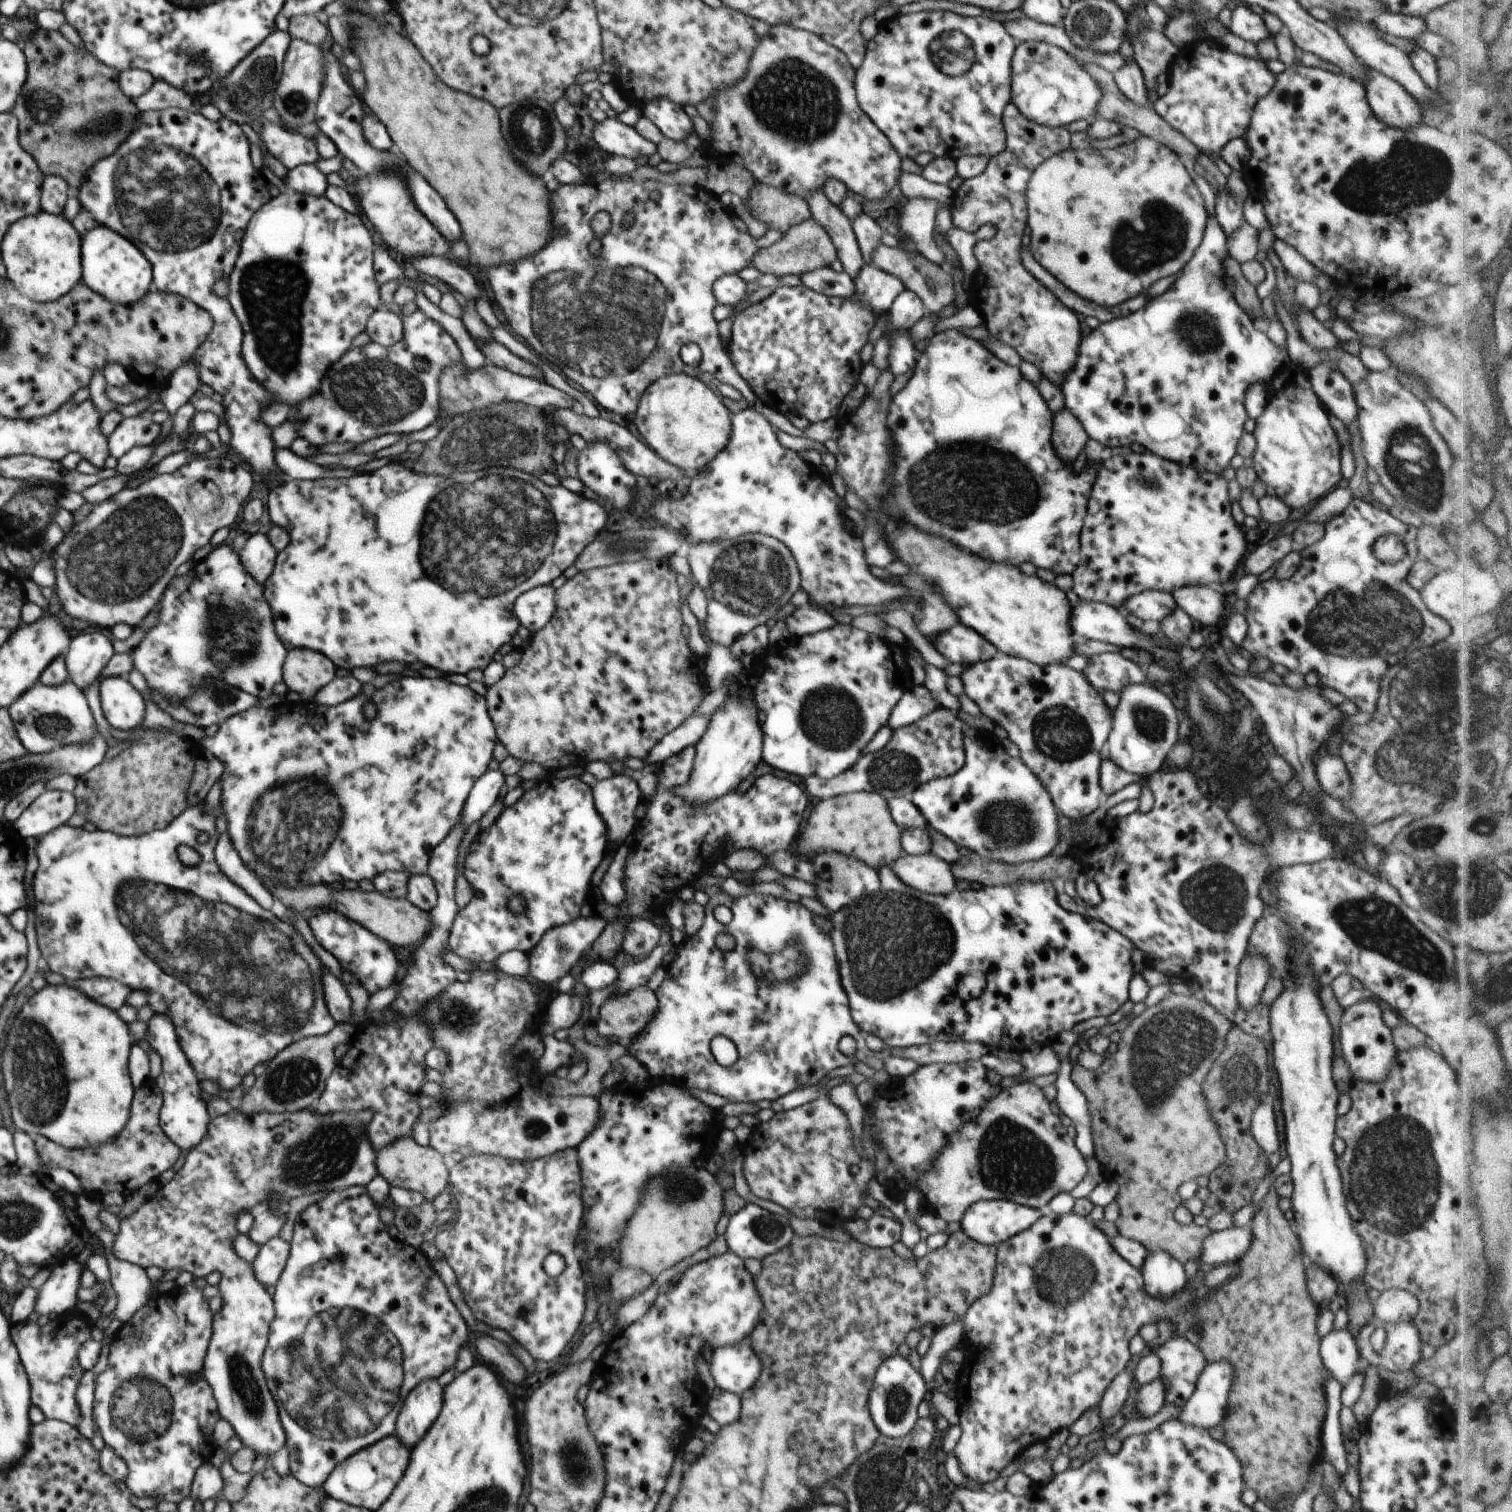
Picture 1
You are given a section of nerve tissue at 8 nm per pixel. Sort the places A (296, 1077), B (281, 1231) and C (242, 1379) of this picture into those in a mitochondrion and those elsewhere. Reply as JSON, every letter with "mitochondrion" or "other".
{"A":"mitochondrion","B":"other","C":"mitochondrion"}

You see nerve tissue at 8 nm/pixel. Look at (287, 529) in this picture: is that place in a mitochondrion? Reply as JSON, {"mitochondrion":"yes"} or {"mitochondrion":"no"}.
{"mitochondrion":"no"}

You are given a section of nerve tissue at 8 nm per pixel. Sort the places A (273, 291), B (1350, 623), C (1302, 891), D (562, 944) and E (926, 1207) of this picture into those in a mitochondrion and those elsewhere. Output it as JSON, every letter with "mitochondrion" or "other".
{"A":"mitochondrion","B":"mitochondrion","C":"other","D":"mitochondrion","E":"other"}

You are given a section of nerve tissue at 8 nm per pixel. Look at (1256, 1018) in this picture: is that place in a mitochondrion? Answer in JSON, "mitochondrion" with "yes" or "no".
{"mitochondrion":"no"}

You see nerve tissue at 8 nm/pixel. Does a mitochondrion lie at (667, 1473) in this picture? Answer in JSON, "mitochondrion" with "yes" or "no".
{"mitochondrion":"no"}

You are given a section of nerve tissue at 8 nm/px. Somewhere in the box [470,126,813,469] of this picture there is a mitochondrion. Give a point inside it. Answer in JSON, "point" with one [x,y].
{"point":[612,315]}

